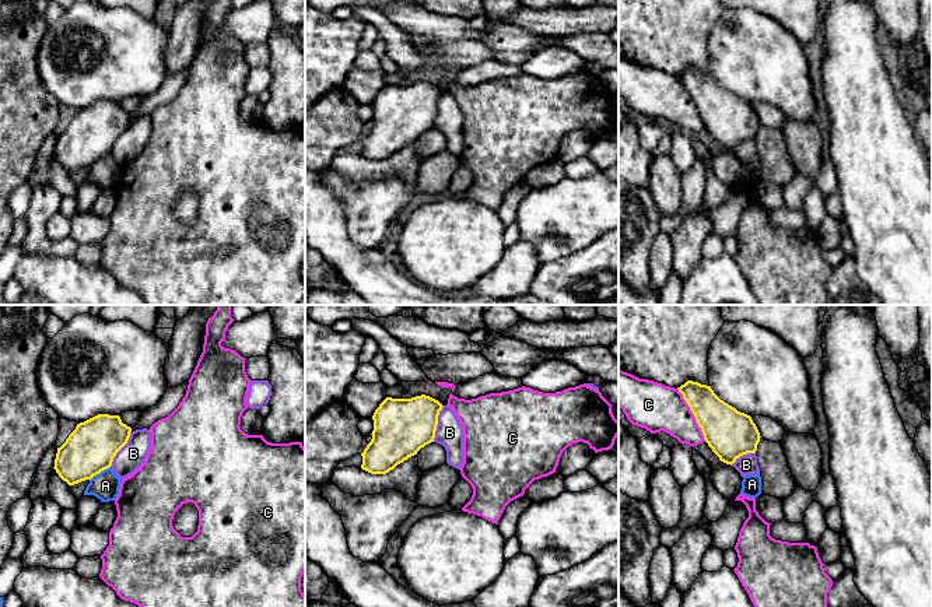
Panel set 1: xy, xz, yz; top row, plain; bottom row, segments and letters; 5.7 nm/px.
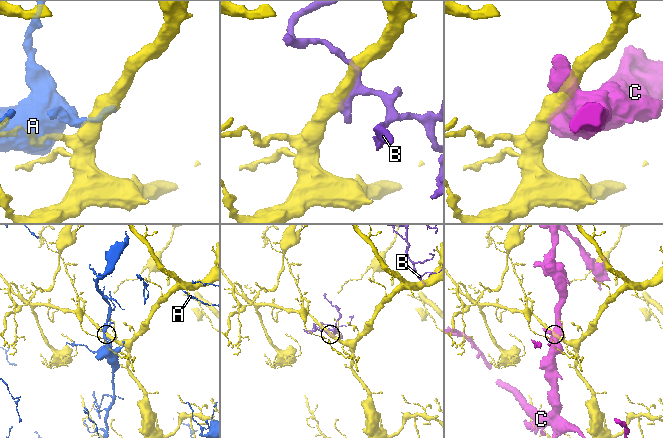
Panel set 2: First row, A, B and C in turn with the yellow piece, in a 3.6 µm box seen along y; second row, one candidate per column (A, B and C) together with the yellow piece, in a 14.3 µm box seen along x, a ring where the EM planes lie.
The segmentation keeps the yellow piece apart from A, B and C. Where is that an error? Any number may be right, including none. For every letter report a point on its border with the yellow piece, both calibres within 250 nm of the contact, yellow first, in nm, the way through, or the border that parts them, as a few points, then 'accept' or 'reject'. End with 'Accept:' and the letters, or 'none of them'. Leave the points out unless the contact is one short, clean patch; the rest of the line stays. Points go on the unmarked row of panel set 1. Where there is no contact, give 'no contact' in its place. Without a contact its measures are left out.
A: contact xy (100, 158); calibres 280 and 160 nm; reject
B: contact xz (437, 111); calibres 320 and 160 nm; accept
C: contact yz (693, 100); calibres 280 and 280 nm; reject
Accept: B

